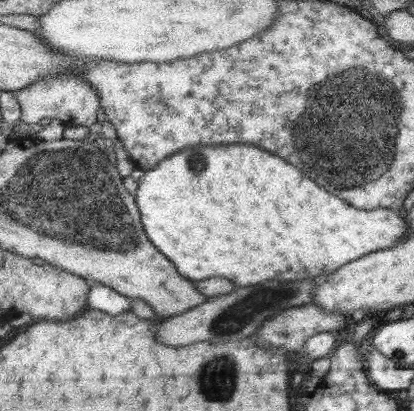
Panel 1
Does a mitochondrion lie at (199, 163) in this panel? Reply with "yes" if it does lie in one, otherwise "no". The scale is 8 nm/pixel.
yes

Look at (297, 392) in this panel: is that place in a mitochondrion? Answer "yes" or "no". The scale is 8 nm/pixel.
no

